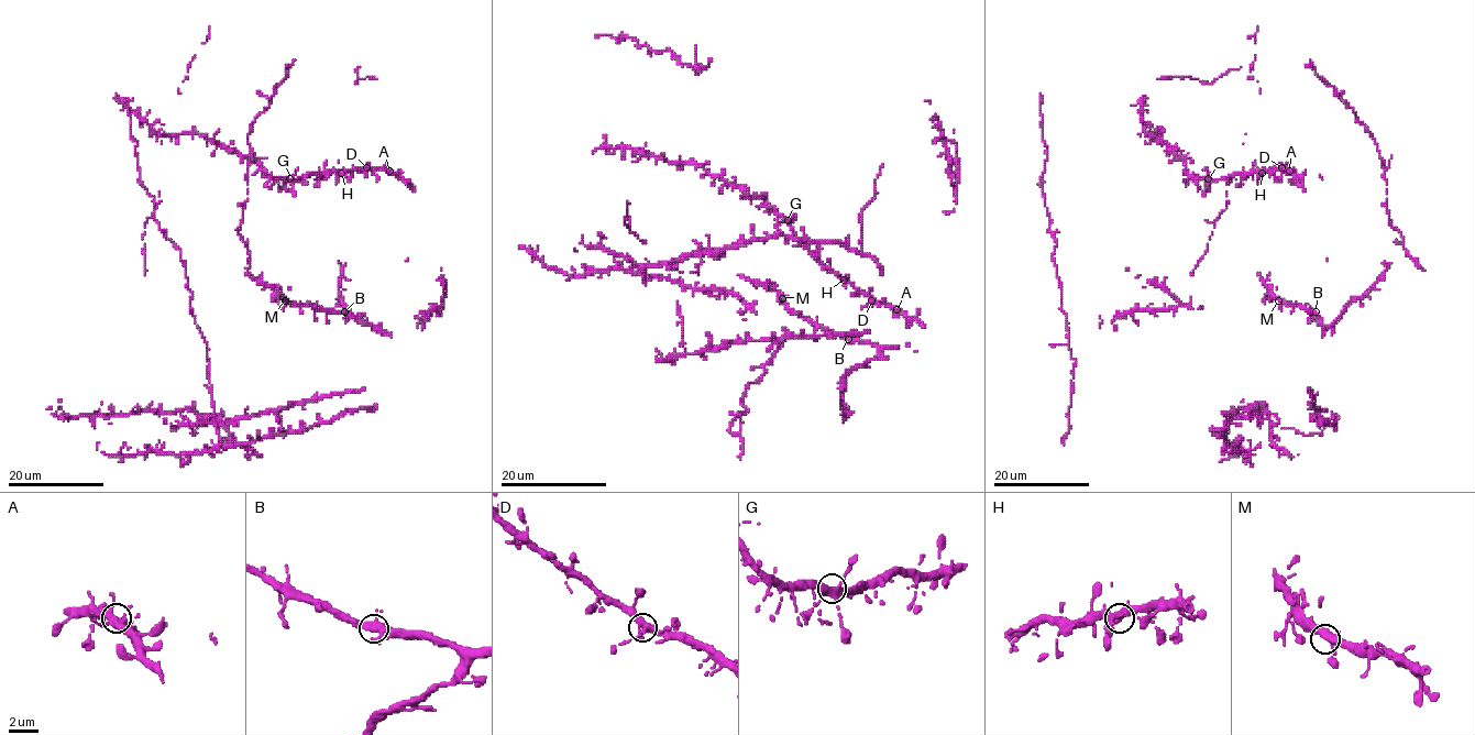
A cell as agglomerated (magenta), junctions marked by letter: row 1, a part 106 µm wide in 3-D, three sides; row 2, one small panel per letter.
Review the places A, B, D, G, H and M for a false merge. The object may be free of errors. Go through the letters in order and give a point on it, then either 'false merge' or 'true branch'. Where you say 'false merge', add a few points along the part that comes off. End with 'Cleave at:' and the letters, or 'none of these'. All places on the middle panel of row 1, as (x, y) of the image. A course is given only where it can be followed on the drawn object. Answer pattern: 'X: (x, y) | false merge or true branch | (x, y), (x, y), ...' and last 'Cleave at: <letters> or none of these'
A: (896, 309) | true branch
B: (848, 339) | true branch
D: (871, 300) | true branch
G: (788, 220) | true branch
H: (844, 280) | true branch
M: (782, 298) | true branch
Cleave at: none of these

